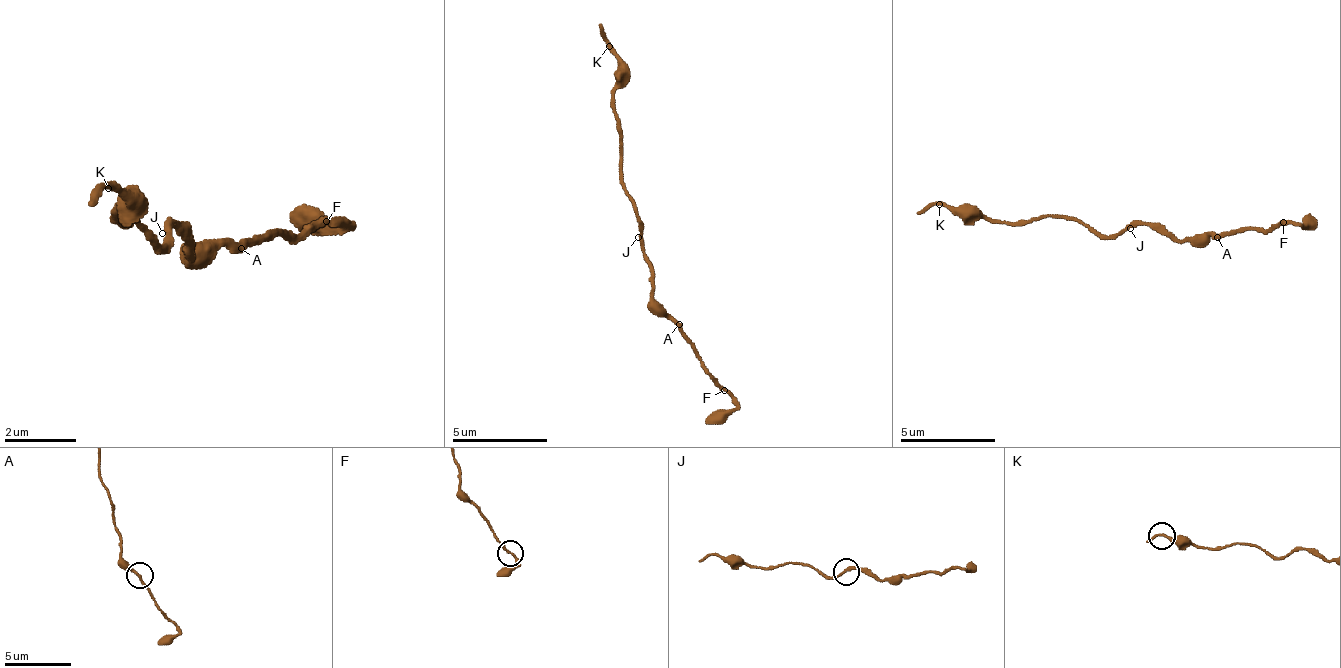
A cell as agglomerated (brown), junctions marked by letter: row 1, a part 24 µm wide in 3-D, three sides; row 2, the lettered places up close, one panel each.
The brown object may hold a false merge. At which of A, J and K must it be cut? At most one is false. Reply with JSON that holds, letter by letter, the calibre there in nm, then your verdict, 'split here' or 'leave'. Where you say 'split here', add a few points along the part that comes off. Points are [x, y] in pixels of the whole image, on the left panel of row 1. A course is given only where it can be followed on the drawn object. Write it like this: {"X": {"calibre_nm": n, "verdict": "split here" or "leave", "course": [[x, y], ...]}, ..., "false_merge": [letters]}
{"A": {"calibre_nm": 220, "verdict": "leave"}, "J": {"calibre_nm": 180, "verdict": "leave"}, "K": {"calibre_nm": 190, "verdict": "leave"}, "false_merge": []}

